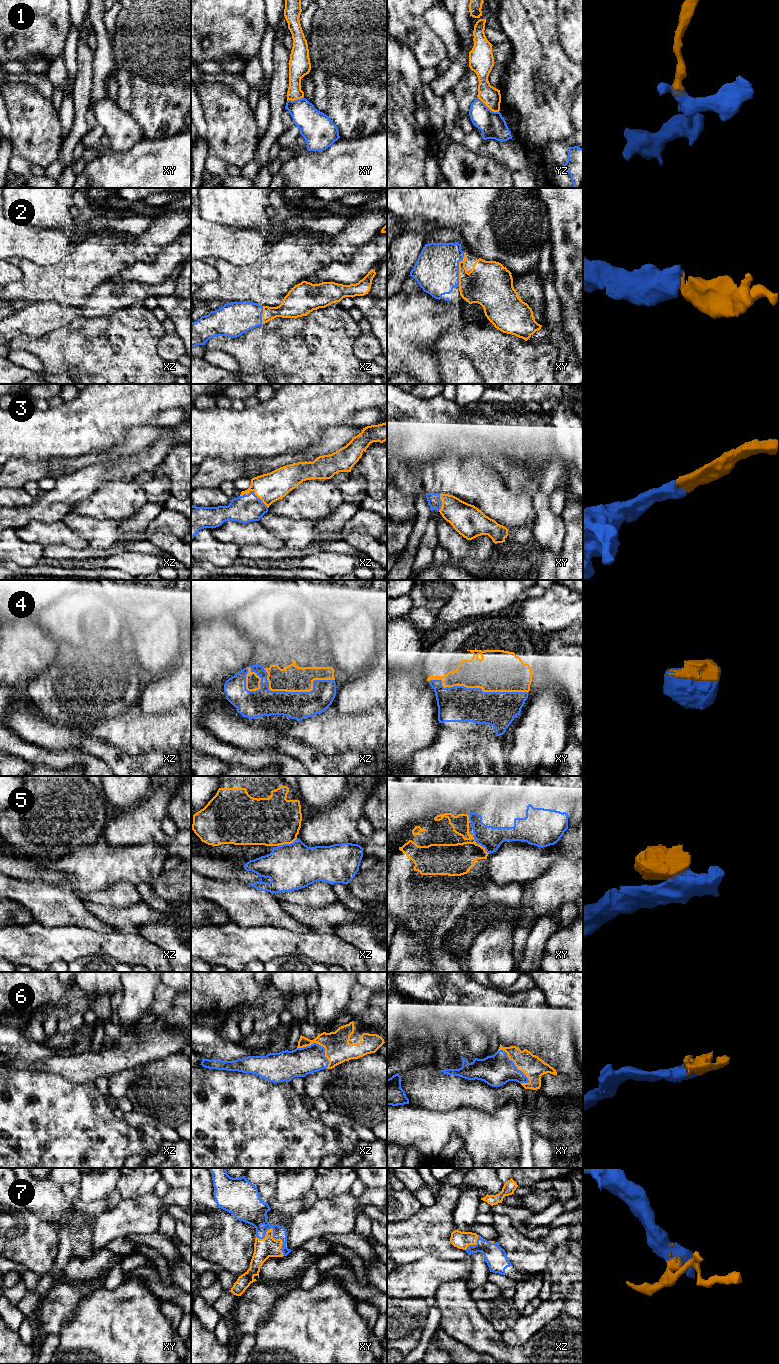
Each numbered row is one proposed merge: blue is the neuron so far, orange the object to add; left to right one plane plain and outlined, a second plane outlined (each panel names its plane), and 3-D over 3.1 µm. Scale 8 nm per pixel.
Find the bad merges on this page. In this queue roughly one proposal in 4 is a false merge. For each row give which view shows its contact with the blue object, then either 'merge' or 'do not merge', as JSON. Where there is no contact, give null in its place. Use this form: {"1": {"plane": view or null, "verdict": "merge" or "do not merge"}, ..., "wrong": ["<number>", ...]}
{"1": {"plane": "yz", "verdict": "do not merge"}, "2": {"plane": "xy", "verdict": "merge"}, "3": {"plane": "xz", "verdict": "merge"}, "4": {"plane": "xy", "verdict": "merge"}, "5": {"plane": "xy", "verdict": "do not merge"}, "6": {"plane": "xy", "verdict": "merge"}, "7": {"plane": "xy", "verdict": "merge"}, "wrong": ["1", "5"]}

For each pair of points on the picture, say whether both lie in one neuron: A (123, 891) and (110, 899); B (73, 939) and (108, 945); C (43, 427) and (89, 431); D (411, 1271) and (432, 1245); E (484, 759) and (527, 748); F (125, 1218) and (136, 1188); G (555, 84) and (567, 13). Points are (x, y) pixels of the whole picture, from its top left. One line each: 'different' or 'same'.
A: same
B: same
C: same
D: different
E: different
F: different
G: different

